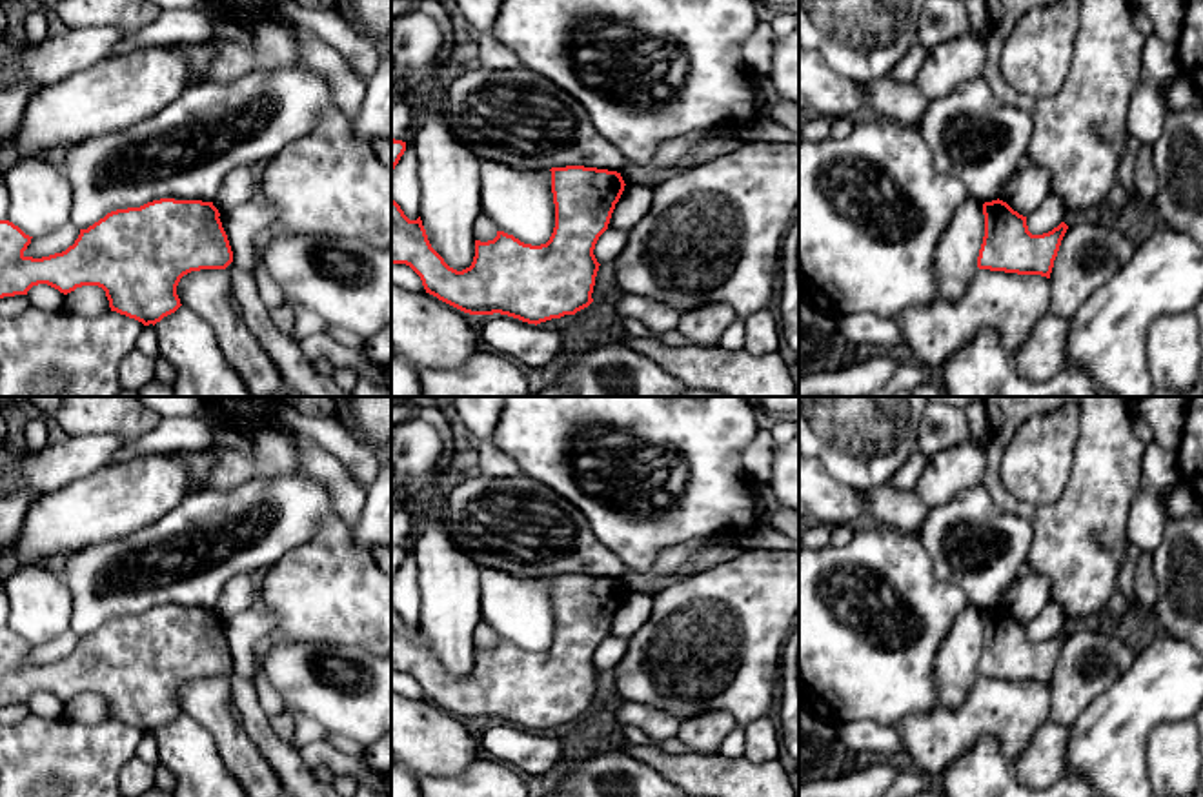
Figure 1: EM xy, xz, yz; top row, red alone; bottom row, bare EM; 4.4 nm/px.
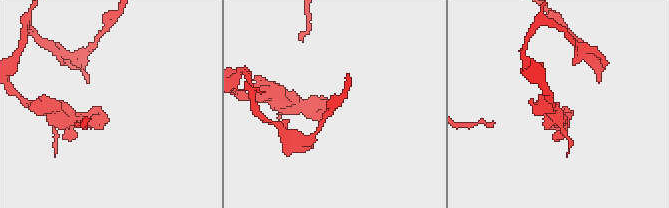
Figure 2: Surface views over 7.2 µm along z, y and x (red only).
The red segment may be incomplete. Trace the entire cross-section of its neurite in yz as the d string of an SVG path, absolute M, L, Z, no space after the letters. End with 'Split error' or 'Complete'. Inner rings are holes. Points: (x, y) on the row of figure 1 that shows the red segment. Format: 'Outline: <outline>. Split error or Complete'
Outline: M1003 200L983 204L985 237L977 257L979 269L1050 278L1061 240L1068 229L1065 222L1043 235L1032 235L1026 217Z. Complete

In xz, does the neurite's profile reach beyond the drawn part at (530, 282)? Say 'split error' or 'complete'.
complete

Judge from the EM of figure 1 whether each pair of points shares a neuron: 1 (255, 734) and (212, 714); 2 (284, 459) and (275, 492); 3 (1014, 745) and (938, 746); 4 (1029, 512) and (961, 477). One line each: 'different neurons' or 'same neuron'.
1: different neurons
2: different neurons
3: same neuron
4: different neurons

